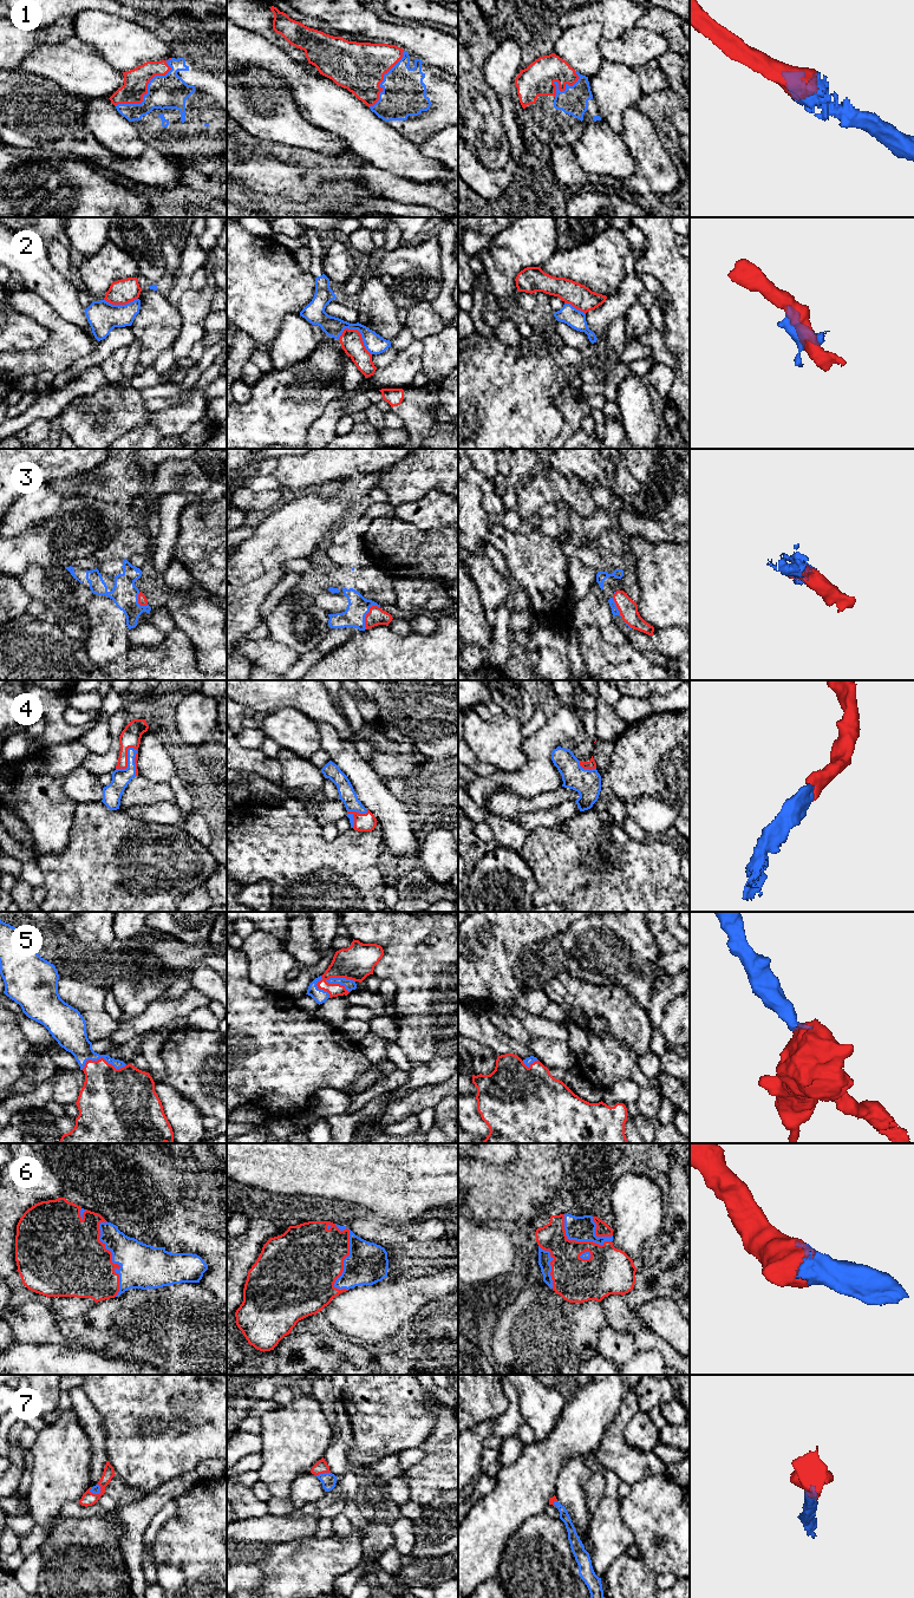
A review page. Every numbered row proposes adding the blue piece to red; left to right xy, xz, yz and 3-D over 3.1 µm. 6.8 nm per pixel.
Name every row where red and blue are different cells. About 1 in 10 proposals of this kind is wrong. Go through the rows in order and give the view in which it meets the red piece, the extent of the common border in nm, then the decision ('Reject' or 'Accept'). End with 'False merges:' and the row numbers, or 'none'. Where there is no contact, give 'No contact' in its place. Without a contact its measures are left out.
1: Touches red in xy. Shared border 500 nm. Accept
2: Touches red in xz. Shared border 260 nm. Reject
3: Touches red in xz. Shared border 190 nm. Accept
4: Touches red in xy. Shared border 200 nm. Accept
5: Touches red in xz. Shared border 200 nm. Accept
6: Touches red in xy. Shared border 500 nm. Accept
7: Touches red in xz. Shared border 100 nm. Accept
False merges: 2

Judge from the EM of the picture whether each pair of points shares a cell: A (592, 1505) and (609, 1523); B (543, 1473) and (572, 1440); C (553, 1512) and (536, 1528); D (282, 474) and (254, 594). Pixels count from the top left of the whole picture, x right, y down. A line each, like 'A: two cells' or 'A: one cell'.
A: two cells
B: one cell
C: two cells
D: two cells

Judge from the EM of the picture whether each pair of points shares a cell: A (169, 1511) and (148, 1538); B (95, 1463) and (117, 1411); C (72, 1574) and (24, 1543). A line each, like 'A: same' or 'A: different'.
A: same
B: different
C: different

